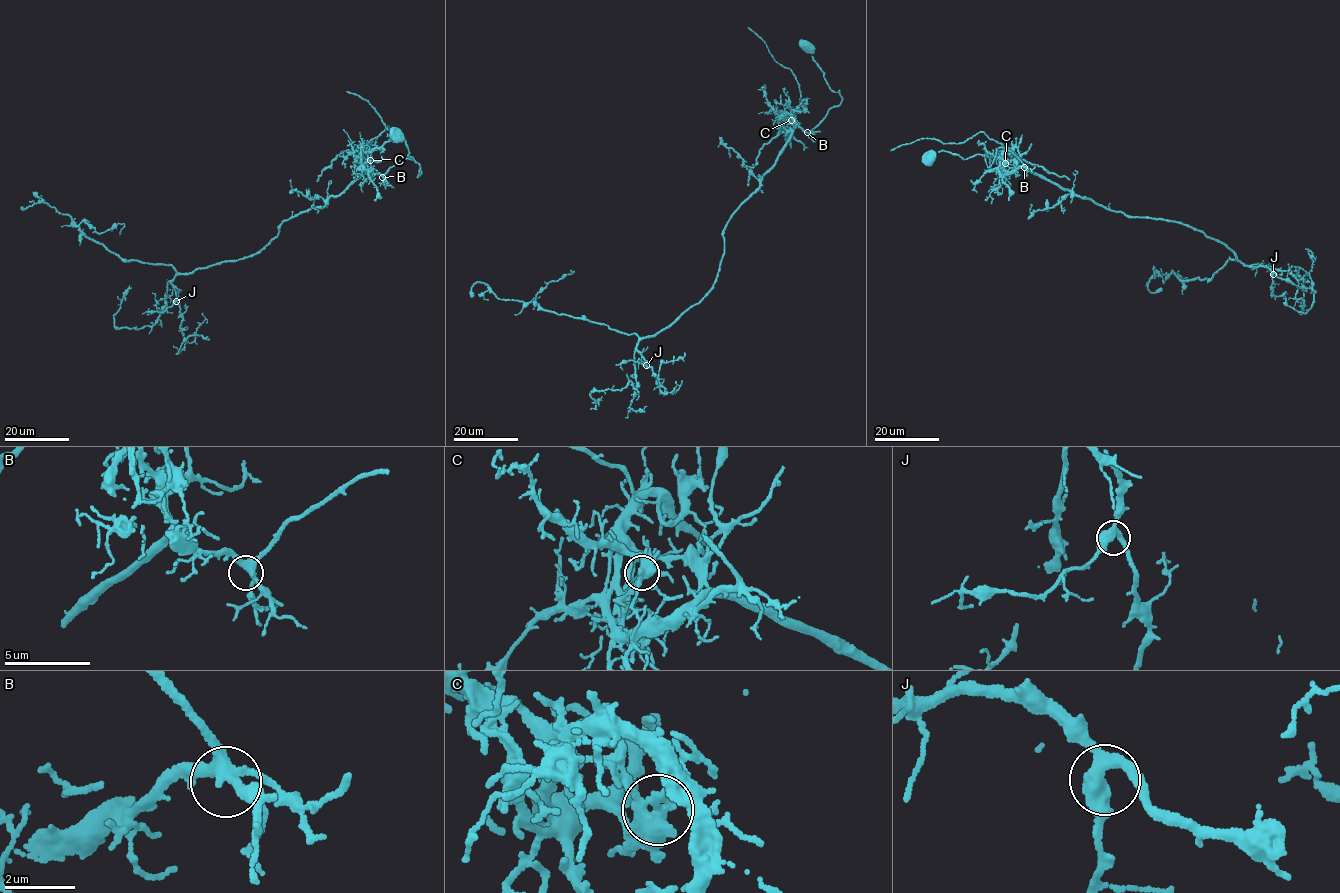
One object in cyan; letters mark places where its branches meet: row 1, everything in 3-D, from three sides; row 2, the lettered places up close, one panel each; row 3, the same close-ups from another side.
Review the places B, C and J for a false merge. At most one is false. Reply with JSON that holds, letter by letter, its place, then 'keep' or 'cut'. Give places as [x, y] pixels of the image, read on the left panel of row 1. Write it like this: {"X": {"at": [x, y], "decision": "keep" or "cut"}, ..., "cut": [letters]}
{"B": {"at": [382, 177], "decision": "keep"}, "C": {"at": [370, 160], "decision": "cut"}, "J": {"at": [176, 301], "decision": "keep"}, "cut": ["C"]}

